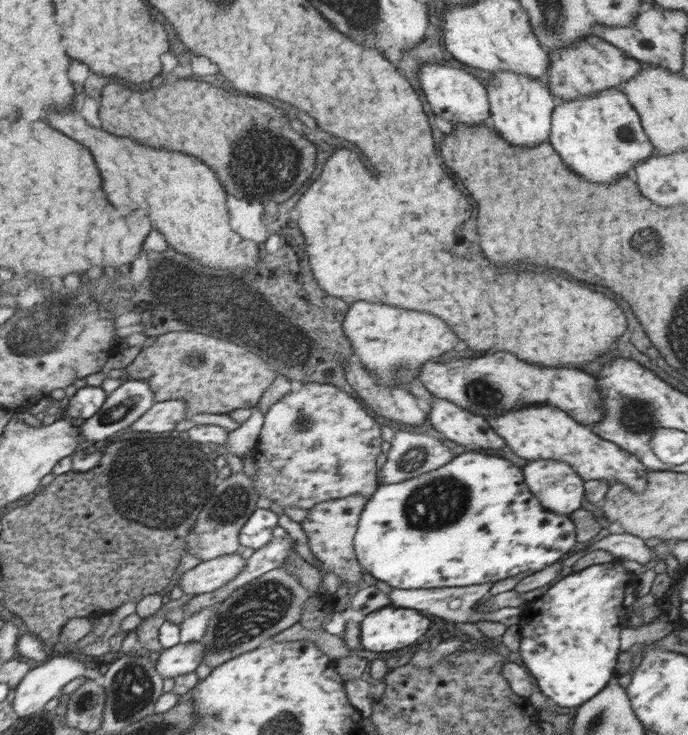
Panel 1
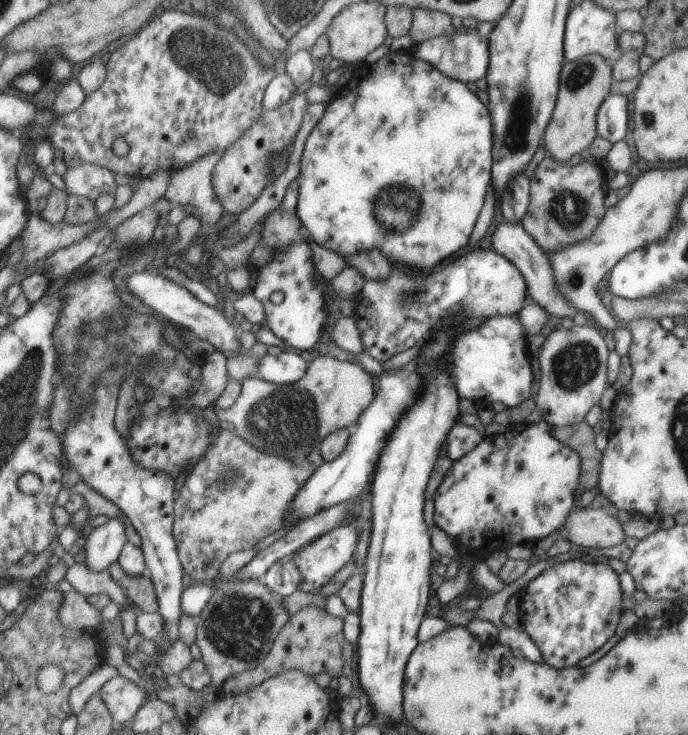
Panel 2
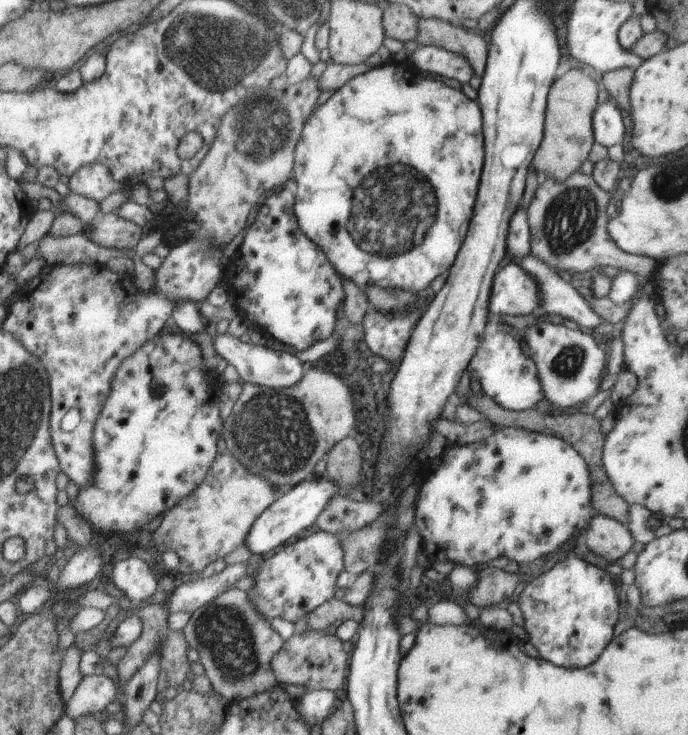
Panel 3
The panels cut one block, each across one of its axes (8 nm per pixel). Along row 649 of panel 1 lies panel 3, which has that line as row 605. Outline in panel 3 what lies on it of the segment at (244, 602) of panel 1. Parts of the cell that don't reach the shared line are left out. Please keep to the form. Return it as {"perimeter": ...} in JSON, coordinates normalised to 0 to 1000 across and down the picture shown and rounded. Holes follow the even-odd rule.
{"perimeter":[[[336,800],[318,808],[304,822],[286,827],[263,860],[272,871],[272,879],[289,887],[289,901],[304,928],[310,925],[307,901],[313,901],[321,909],[318,925],[344,925],[344,928],[327,931],[333,933],[333,939],[318,939],[318,944],[344,947],[344,950],[327,950],[330,958],[382,944],[397,933],[403,933],[403,925],[394,914],[391,901],[394,901],[394,893],[400,893],[408,884],[414,871],[408,871],[408,865],[400,857],[394,857],[391,844],[371,827],[362,805]],[[339,931],[344,931],[344,939],[339,939]]]}

